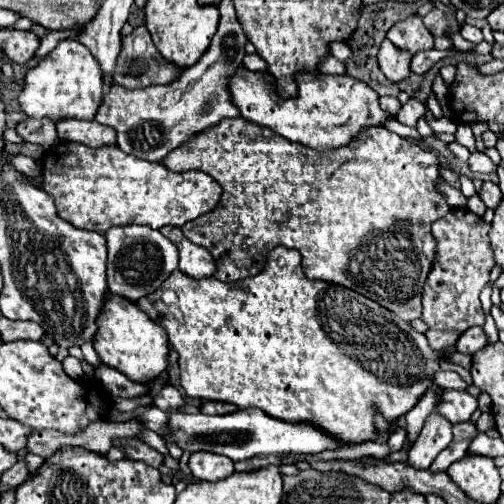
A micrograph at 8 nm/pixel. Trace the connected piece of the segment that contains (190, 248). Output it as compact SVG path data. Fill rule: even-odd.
M163 226L161 234L167 236L173 244L177 244L179 250L179 270L185 272L187 276L193 278L205 278L205 276L213 276L215 272L215 260L211 256L211 252L207 248L201 248L197 244L193 244L191 240L187 240L181 232L181 228L175 226Z

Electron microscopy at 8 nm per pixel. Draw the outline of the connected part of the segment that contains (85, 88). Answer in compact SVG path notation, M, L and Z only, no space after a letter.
M65 38L51 50L35 68L25 76L25 88L19 96L21 110L31 118L51 118L53 122L61 118L79 118L93 120L103 98L103 80L101 68L91 52L81 46L75 38Z

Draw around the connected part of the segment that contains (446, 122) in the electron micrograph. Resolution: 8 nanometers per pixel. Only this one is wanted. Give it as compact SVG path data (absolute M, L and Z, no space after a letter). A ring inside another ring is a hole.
M429 108L425 110L425 120L427 120L427 124L431 126L433 132L449 132L449 134L453 134L453 132L457 130L457 124L455 124L453 120L449 120L449 118L445 118L445 116L435 118Z

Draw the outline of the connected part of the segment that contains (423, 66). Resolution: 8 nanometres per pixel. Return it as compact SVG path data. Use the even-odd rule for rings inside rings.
M429 50L429 52L417 52L411 58L411 72L415 74L425 74L437 60L449 56L449 52L439 52L439 50Z

